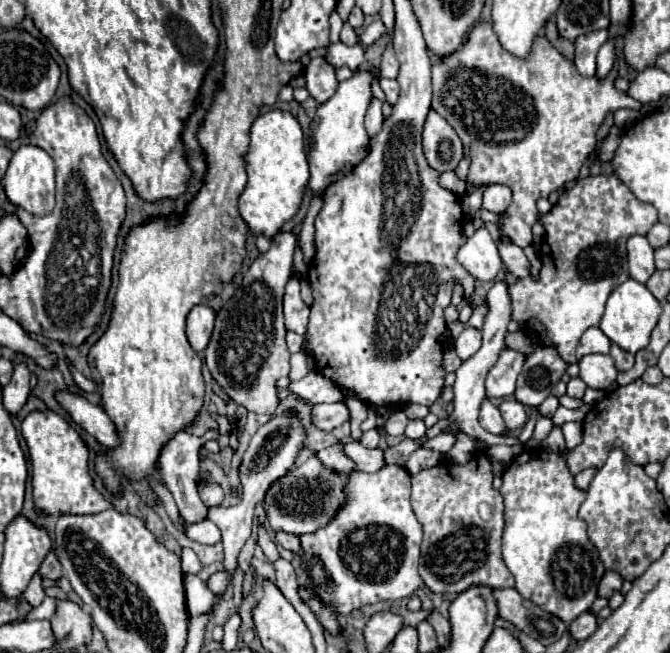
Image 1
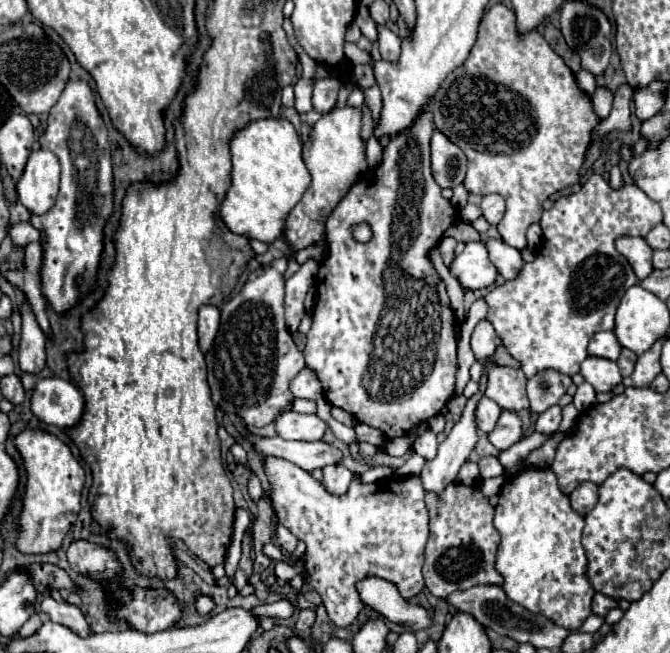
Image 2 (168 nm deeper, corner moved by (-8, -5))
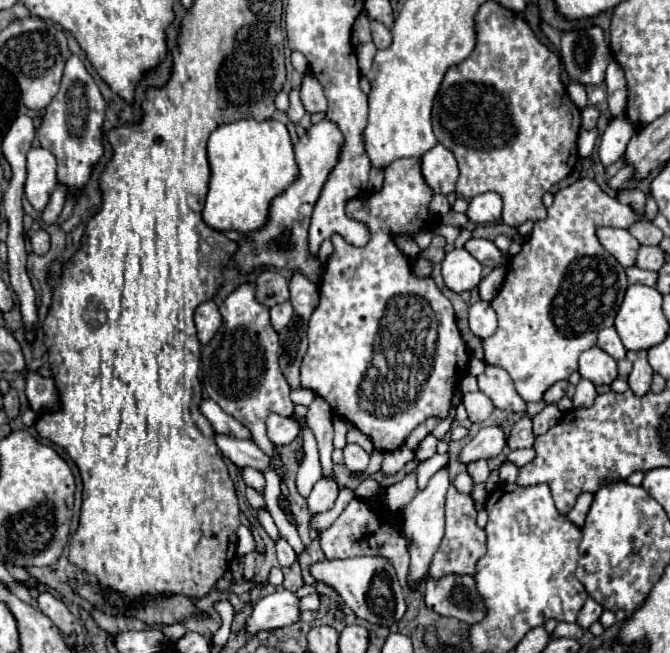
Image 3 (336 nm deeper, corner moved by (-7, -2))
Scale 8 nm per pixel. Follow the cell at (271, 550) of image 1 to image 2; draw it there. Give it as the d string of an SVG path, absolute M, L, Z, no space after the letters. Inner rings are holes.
M278 561L274 575L276 575L278 579L282 579L282 581L290 581L294 575L298 575L298 571L296 571L296 567L288 565L286 561Z

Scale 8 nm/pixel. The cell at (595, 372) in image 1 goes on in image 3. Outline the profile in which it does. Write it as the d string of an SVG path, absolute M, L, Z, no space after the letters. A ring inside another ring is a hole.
M593 346L579 356L579 374L591 380L595 386L611 384L617 378L617 360L605 350Z

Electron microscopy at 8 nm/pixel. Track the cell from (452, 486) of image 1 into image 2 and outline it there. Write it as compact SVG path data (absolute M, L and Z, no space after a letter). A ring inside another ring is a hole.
M450 483L444 491L426 491L426 507L430 515L430 539L424 551L424 581L428 591L446 599L454 591L466 591L476 585L502 585L502 575L494 571L494 559L500 543L498 529L494 527L494 507L478 485Z

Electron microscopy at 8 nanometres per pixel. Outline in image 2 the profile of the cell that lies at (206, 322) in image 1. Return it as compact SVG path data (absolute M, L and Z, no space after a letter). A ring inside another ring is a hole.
M202 305L200 313L198 313L198 341L200 341L200 349L206 353L212 343L214 337L218 333L218 325L220 325L220 311L214 305Z

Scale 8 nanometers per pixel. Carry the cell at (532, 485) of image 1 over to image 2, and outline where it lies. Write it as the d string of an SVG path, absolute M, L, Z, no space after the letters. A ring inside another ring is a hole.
M526 467L516 475L512 475L508 483L502 487L500 501L496 505L496 515L494 515L494 527L502 535L498 555L496 555L496 569L504 577L502 587L508 599L512 599L514 603L520 603L532 613L546 615L556 625L566 627L568 631L580 629L584 619L592 613L592 597L596 593L594 587L590 587L590 579L586 575L588 559L580 543L584 517L572 509L568 495L560 491L558 477L554 475L554 471L550 467L546 469Z

